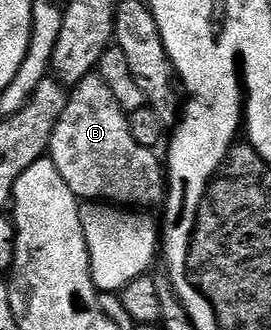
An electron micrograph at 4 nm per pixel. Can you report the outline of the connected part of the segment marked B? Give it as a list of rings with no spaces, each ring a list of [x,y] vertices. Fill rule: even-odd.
[[[97,75],[86,77],[69,90],[64,115],[60,115],[56,131],[52,131],[48,159],[56,171],[60,171],[60,179],[68,183],[72,195],[83,202],[100,201],[135,211],[150,211],[153,205],[161,206],[166,200],[166,174],[159,154],[148,147],[140,147],[140,143],[132,139],[128,114],[116,103],[116,95],[108,91],[104,79]]]

